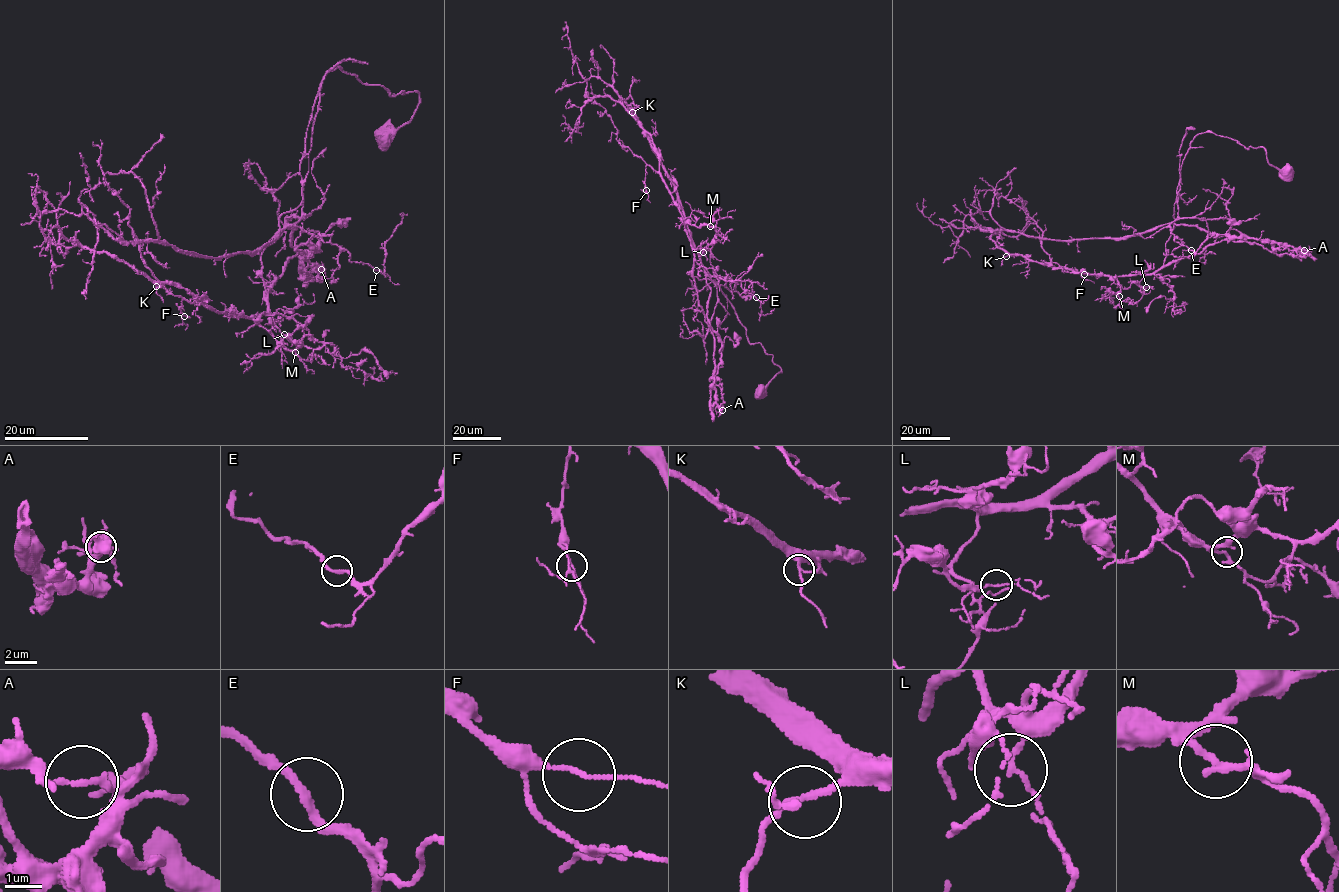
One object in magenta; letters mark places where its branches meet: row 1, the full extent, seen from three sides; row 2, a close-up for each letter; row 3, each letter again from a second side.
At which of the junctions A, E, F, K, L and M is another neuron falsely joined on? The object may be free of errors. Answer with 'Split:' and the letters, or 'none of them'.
Split: A

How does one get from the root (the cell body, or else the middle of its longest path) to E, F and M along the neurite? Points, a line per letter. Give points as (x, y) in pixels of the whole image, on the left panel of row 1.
E: (386, 139), (411, 118), (419, 94), (392, 96), (340, 68), (329, 71), (307, 128), (296, 225), (376, 270)
F: (386, 139), (419, 94), (329, 71), (307, 128), (302, 202), (261, 255), (268, 312), (184, 299), (184, 316)
M: (386, 139), (419, 94), (329, 71), (307, 128), (302, 202), (261, 255), (268, 312), (253, 317), (295, 352)

